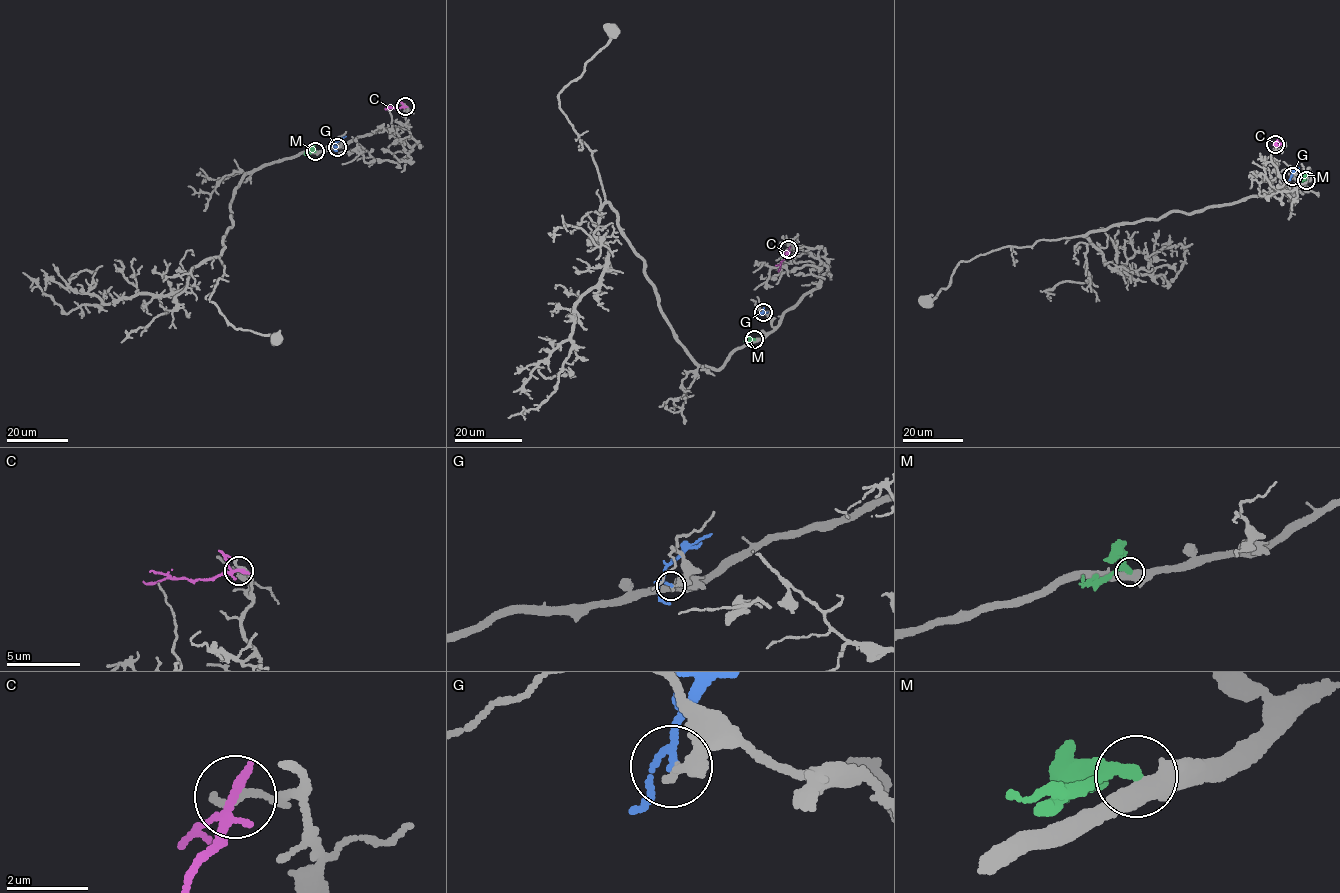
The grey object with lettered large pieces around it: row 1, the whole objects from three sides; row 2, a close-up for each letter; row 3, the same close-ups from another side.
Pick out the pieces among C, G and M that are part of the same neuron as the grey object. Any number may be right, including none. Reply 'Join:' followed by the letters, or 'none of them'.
Join: none of them

